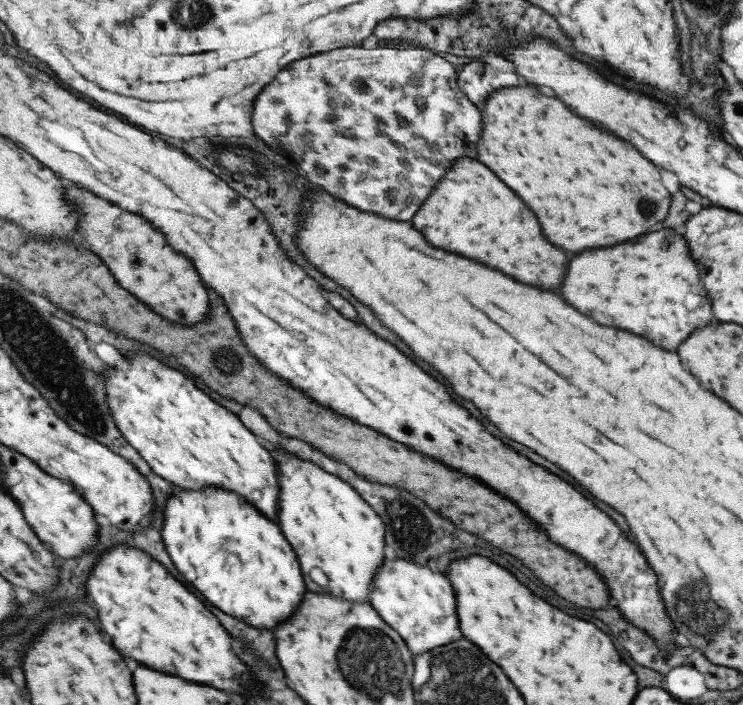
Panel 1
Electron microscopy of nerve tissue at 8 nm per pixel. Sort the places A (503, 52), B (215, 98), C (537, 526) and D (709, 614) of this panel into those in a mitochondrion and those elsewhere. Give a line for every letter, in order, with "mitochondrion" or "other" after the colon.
A: other
B: other
C: other
D: mitochondrion

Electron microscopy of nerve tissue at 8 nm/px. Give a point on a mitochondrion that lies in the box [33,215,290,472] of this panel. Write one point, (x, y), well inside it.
(227, 361)

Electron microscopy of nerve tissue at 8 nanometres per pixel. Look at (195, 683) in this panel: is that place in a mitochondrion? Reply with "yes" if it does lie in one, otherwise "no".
no

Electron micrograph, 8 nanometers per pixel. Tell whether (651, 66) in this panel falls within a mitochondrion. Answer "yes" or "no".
no

